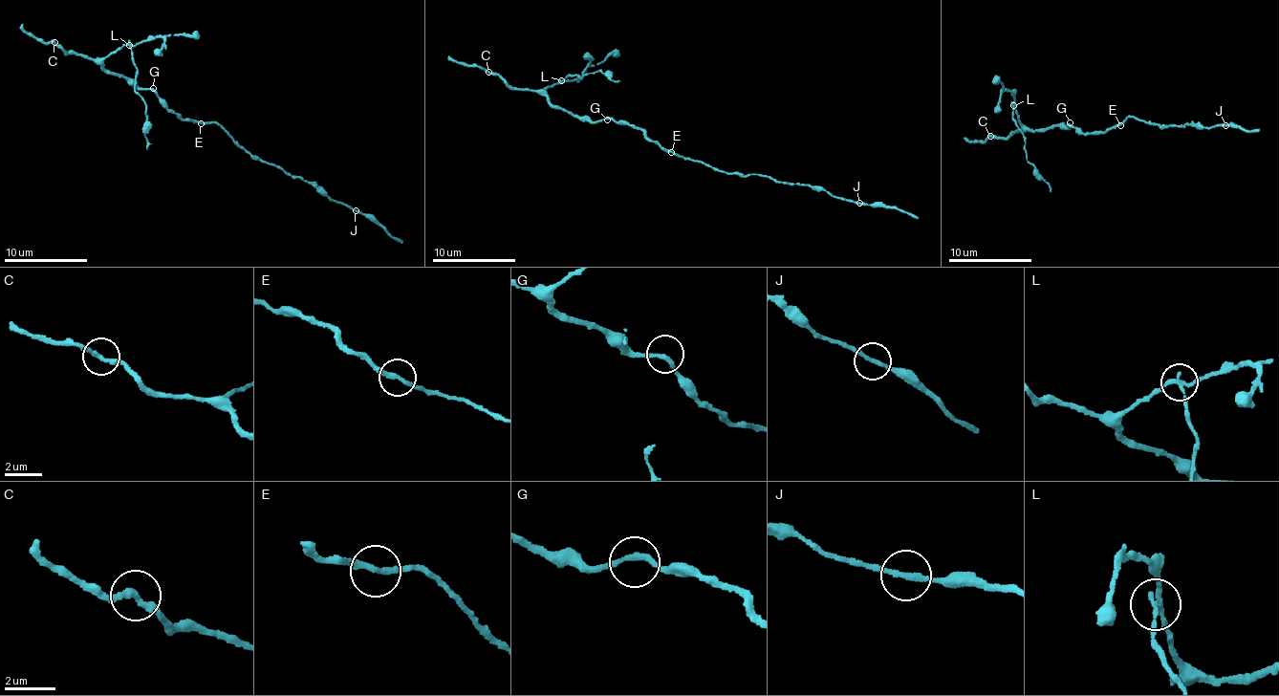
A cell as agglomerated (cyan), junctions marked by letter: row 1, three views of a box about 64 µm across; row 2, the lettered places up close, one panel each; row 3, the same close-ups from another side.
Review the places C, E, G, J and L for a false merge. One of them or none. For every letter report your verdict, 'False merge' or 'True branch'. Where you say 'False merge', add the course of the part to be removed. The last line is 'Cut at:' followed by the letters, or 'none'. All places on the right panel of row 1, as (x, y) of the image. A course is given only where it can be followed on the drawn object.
C: True branch
E: True branch
G: True branch
J: True branch
L: False merge. Course of the part to remove: (1014, 105), (1012, 121), (1018, 128), (1026, 161), (1051, 190)
Cut at: L

